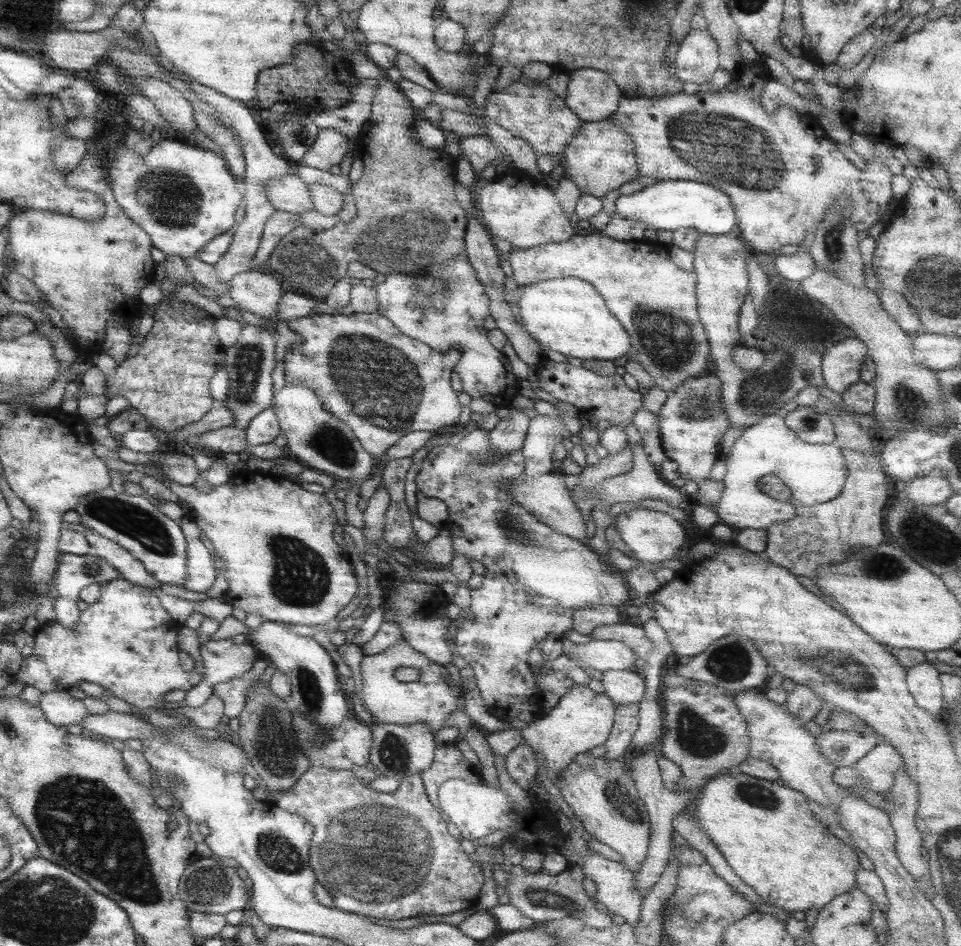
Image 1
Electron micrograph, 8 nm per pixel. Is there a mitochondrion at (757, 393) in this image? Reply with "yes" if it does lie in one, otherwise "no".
yes

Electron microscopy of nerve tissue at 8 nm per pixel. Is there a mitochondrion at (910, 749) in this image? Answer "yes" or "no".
no

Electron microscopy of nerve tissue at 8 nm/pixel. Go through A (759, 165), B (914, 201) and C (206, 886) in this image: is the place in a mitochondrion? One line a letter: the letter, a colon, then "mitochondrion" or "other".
A: mitochondrion
B: other
C: mitochondrion

